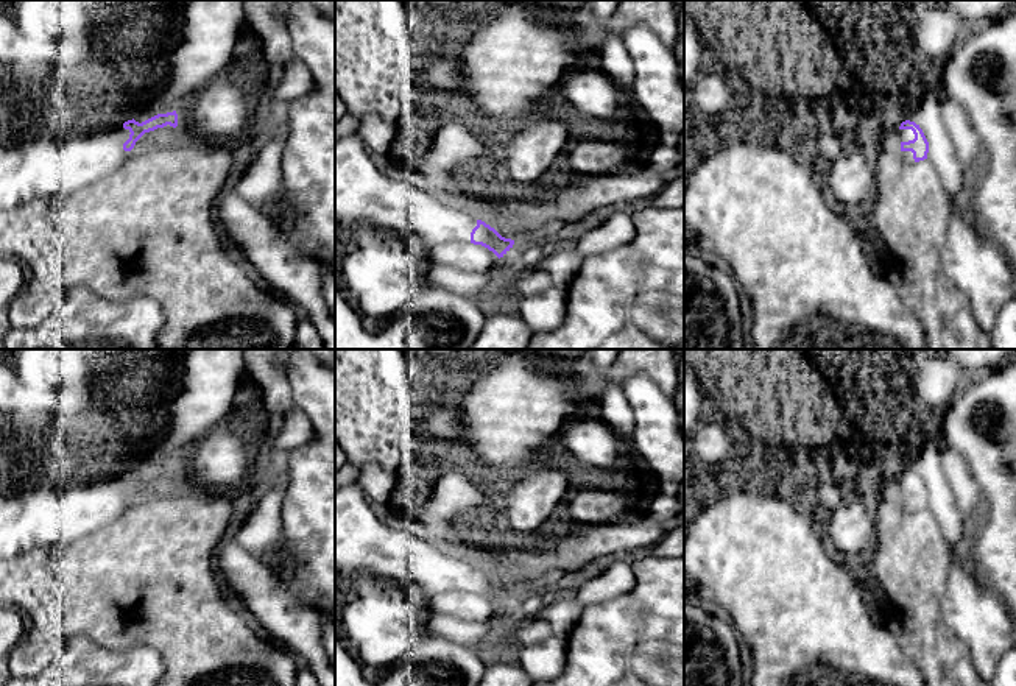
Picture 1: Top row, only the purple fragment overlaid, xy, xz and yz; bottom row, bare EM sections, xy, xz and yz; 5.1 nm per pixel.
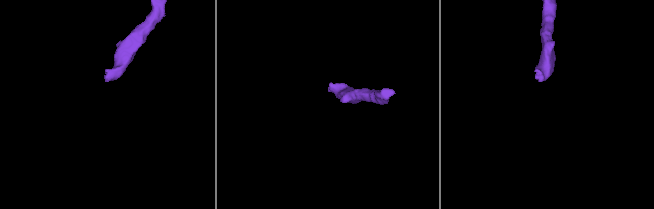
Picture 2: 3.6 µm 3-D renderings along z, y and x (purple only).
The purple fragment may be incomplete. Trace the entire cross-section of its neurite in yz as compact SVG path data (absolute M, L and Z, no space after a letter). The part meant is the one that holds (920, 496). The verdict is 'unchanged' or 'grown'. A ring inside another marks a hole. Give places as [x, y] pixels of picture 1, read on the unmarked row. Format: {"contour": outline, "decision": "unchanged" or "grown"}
{"contour": "M905 469L899 476L901 507L907 513L927 508L929 491L915 471Z", "decision": "grown"}

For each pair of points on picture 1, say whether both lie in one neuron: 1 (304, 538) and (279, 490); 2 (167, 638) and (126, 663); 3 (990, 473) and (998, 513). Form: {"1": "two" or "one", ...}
{"1": "two", "2": "two", "3": "one"}

